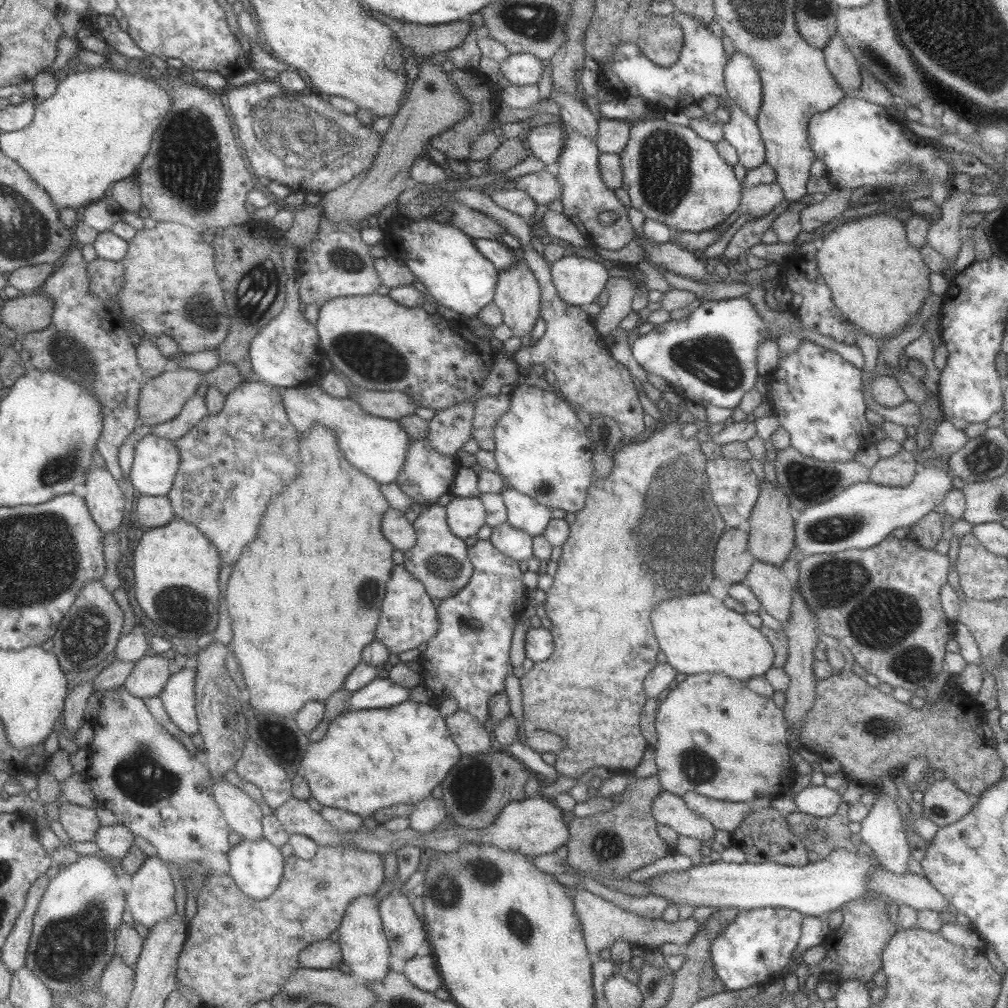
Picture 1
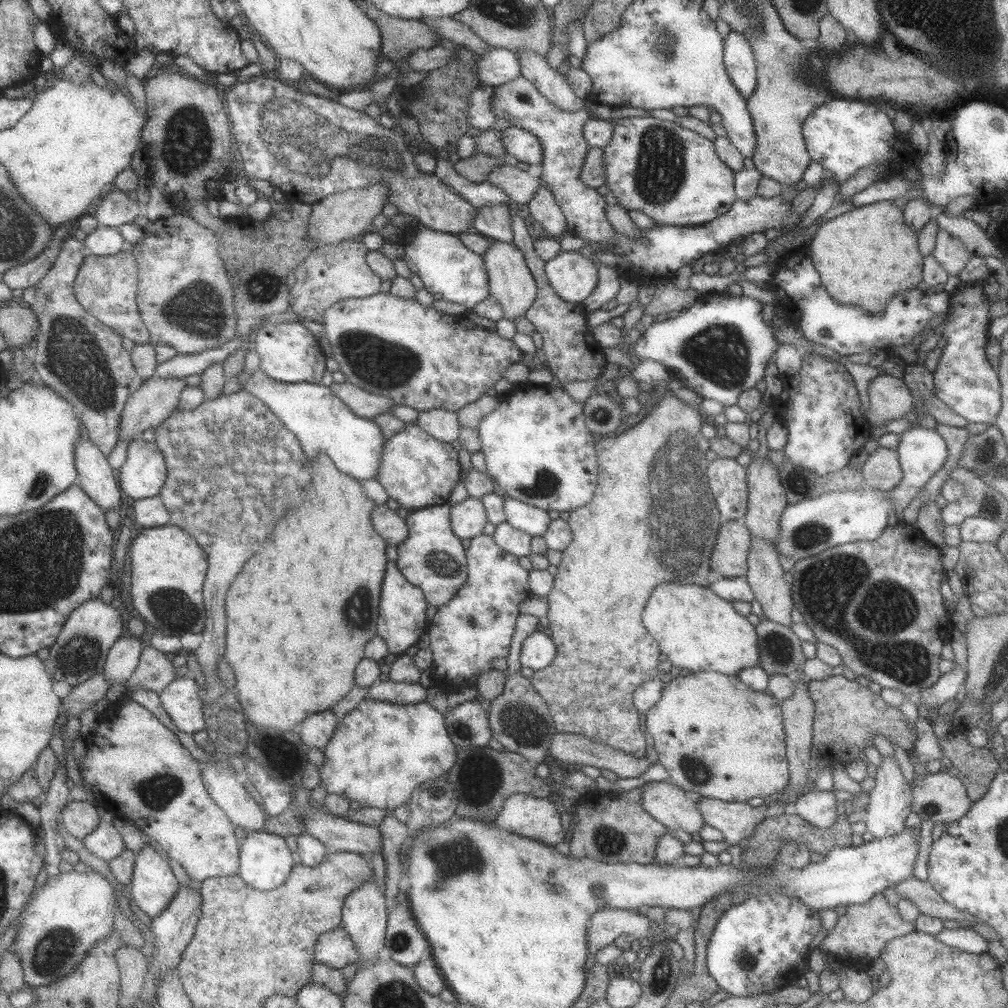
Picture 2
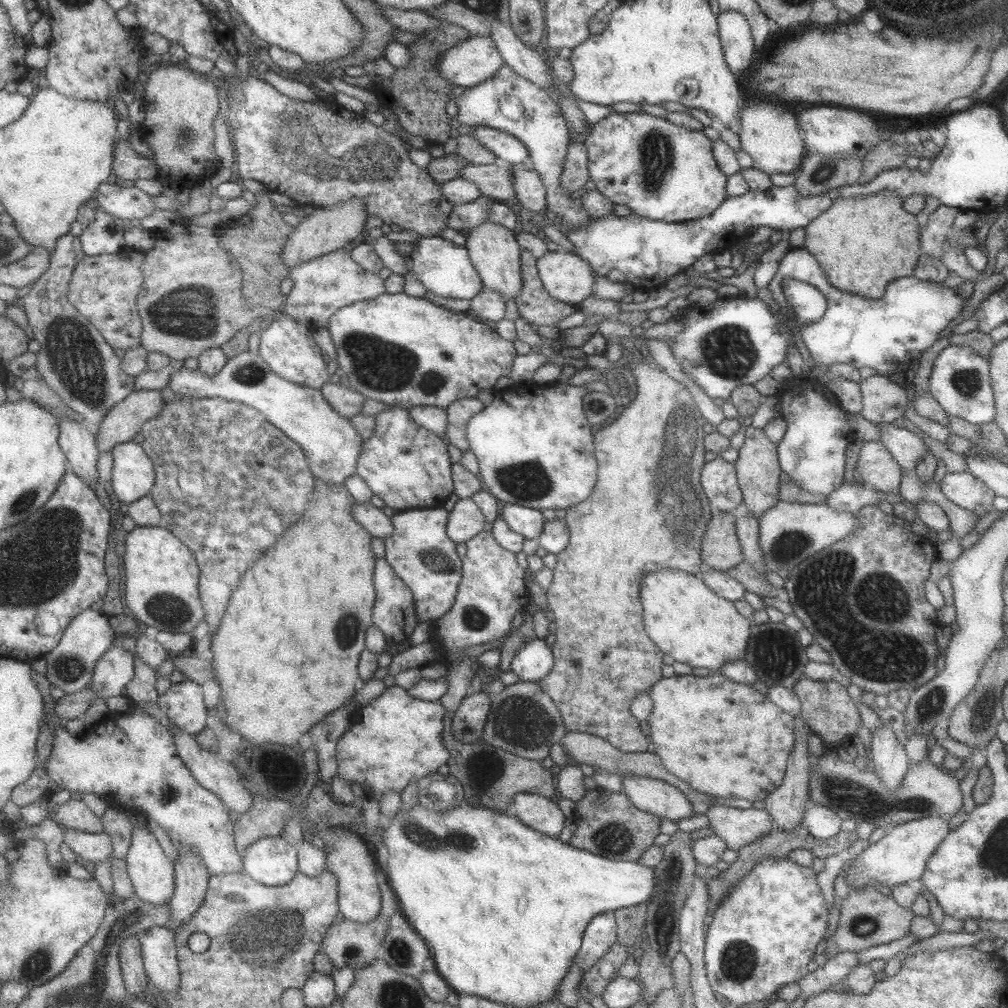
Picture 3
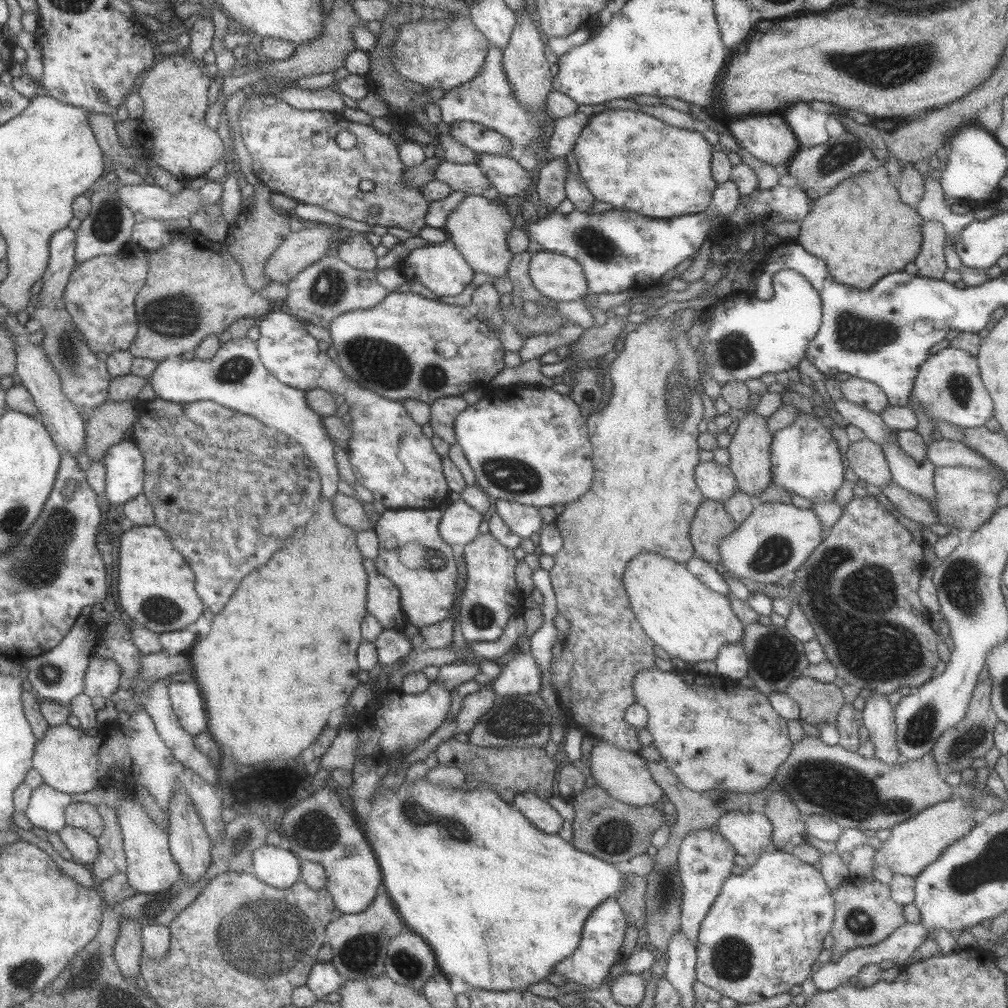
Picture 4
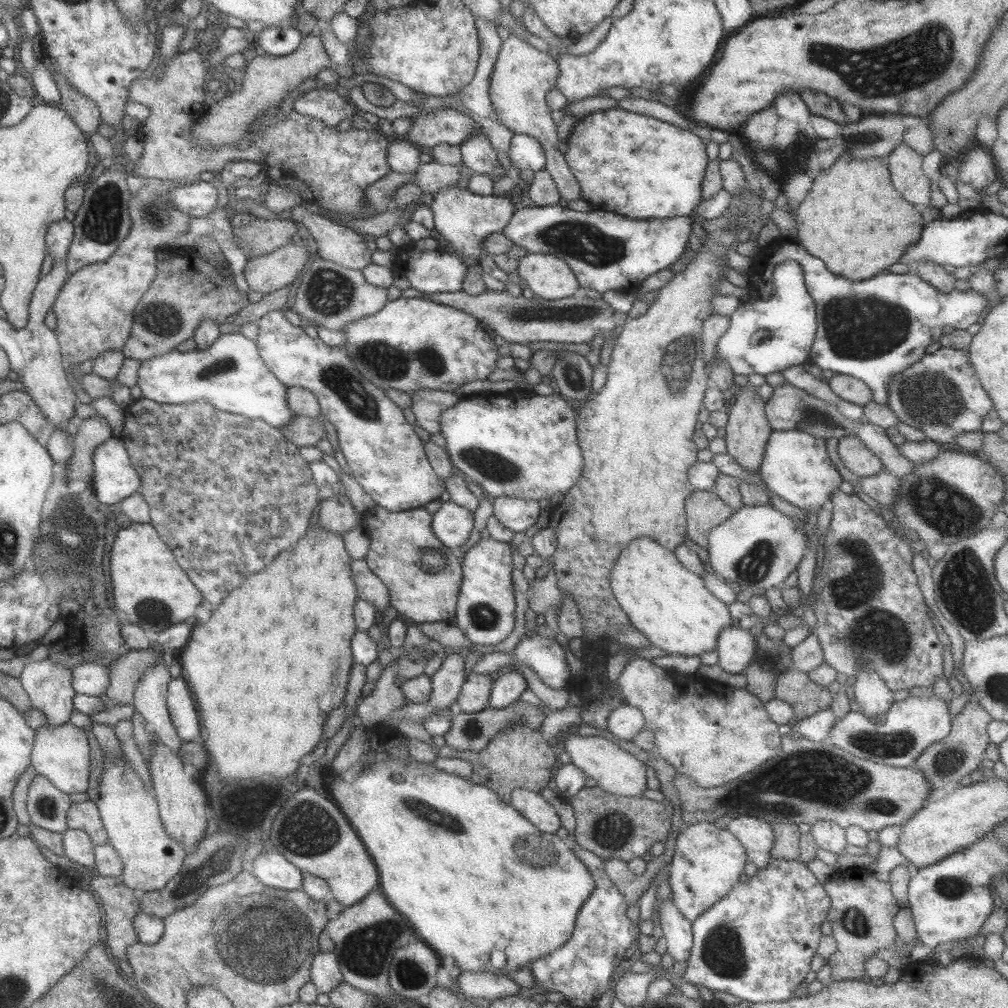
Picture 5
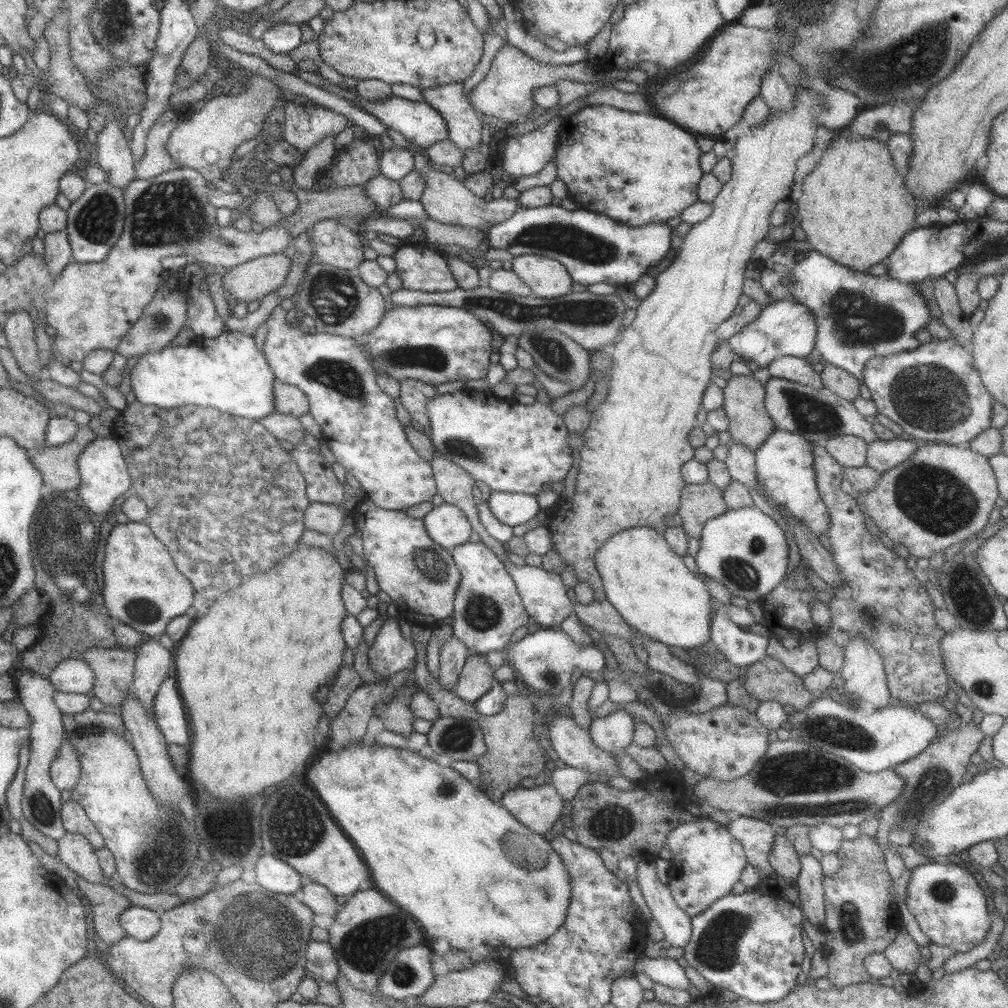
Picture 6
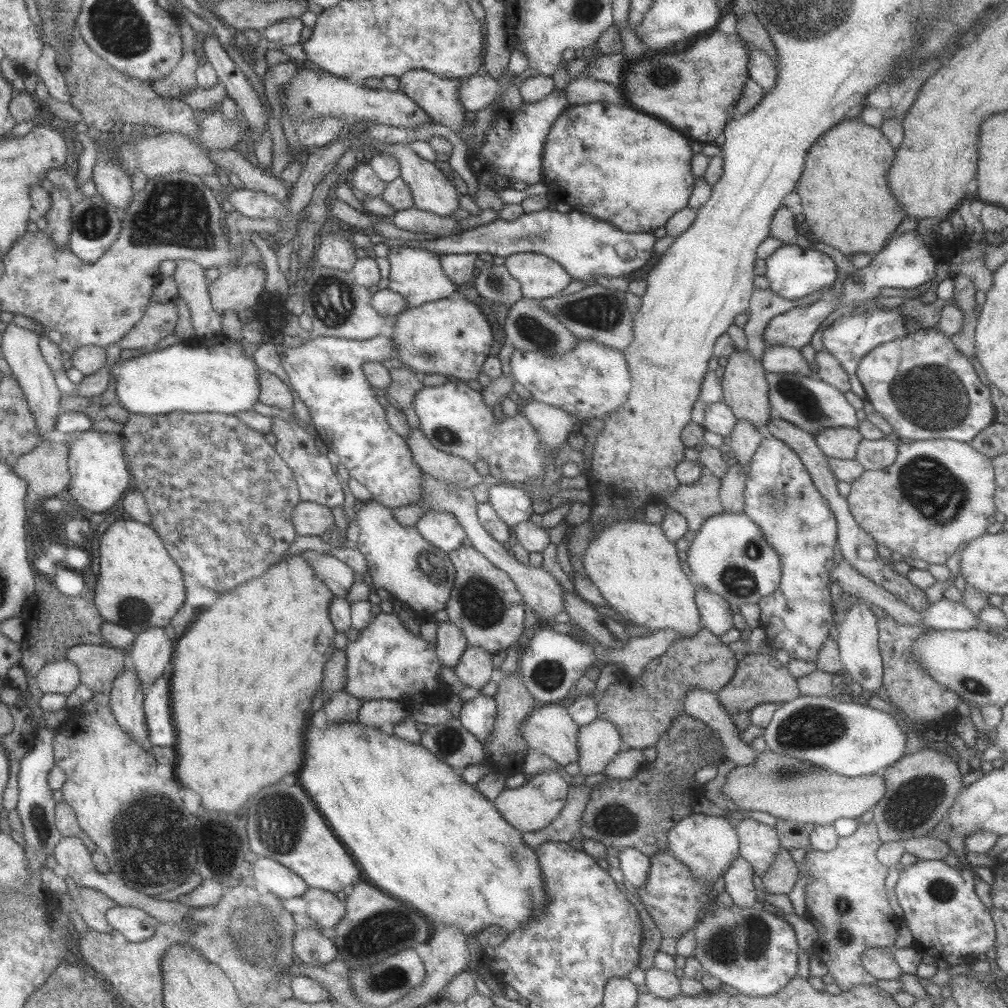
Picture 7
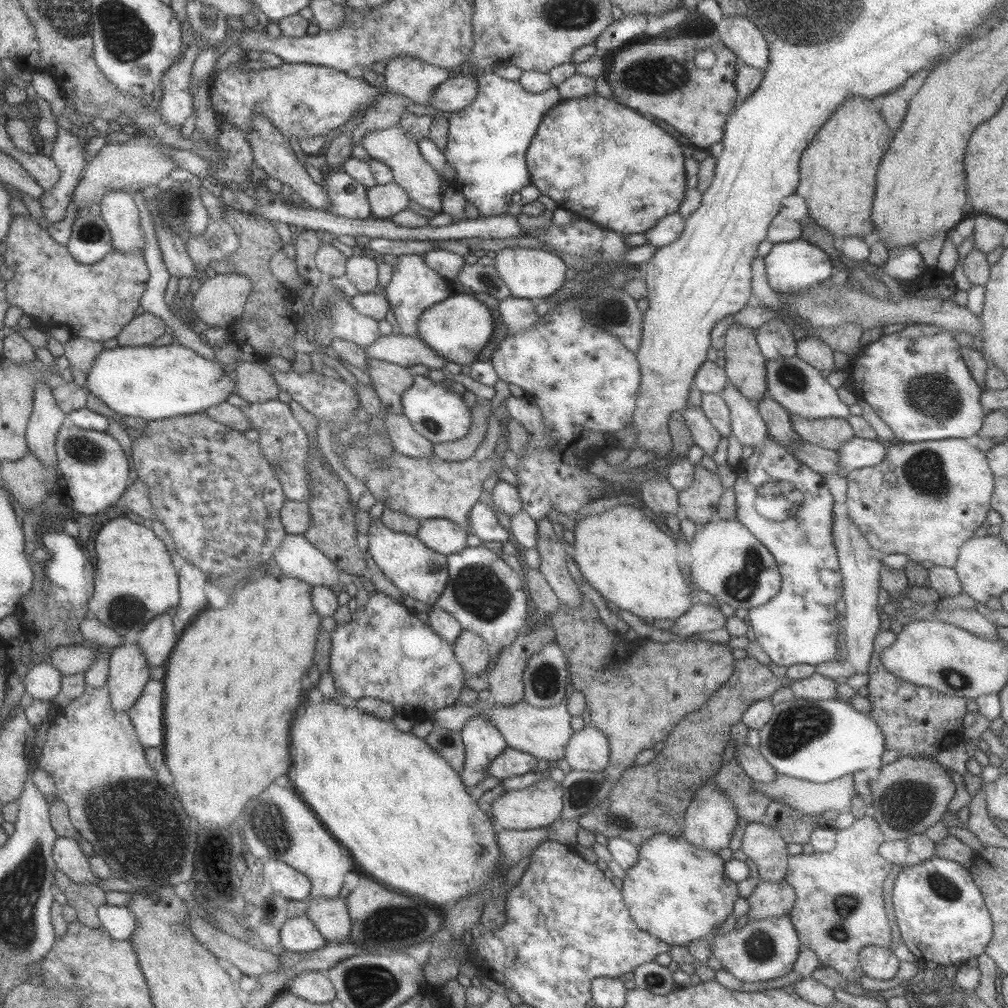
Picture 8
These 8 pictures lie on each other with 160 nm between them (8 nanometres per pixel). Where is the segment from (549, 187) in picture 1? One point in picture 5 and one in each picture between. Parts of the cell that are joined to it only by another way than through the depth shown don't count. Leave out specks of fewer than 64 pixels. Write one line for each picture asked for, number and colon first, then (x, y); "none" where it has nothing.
2: (520, 187)
3: (496, 180)
4: (467, 178)
5: (432, 177)

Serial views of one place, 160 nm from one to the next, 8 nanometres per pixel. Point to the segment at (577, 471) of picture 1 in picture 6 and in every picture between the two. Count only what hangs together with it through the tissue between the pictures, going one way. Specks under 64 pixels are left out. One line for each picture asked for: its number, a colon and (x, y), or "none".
2: (537, 447)
3: (539, 453)
4: (536, 451)
5: (528, 448)
6: (514, 447)

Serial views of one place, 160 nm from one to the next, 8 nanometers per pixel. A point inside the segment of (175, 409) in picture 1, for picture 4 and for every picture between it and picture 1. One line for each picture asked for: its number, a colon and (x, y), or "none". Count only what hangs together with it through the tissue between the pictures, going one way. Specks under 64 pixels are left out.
2: (146, 408)
3: (124, 420)
4: (107, 423)

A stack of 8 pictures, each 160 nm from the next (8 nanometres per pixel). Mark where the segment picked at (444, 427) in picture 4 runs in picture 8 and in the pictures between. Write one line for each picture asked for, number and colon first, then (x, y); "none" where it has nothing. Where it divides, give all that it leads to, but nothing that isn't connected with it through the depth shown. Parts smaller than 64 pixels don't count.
5: (427, 405)
6: (414, 394)
7: (404, 385)
8: (389, 380)

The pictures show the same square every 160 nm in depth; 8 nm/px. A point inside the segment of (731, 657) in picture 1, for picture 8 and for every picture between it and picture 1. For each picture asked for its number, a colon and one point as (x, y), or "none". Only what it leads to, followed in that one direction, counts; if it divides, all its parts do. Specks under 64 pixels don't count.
2: (698, 631)
3: (688, 621)
4: (677, 611)
5: (667, 602)
6: (647, 582)
7: (635, 566)
8: (622, 553)

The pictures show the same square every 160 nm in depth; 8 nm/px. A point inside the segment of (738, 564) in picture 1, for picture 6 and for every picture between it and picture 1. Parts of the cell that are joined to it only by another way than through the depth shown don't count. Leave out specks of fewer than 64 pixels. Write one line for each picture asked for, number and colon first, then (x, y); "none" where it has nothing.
2: (729, 556)
3: (720, 547)
4: (712, 522)
5: (704, 509)
6: (699, 502)

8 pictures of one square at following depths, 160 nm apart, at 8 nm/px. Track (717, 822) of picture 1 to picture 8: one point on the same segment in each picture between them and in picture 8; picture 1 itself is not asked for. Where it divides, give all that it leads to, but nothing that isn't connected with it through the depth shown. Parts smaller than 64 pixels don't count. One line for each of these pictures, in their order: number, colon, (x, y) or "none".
2: (732, 819)
3: (737, 827)
4: (751, 834)
5: (757, 836)
6: (756, 836)
7: (759, 843)
8: (764, 845)

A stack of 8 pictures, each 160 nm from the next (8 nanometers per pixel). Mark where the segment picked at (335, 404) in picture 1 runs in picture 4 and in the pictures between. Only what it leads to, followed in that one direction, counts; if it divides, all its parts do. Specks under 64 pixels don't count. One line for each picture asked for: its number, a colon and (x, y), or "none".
2: (321, 422)
3: (331, 444)
4: (235, 376)

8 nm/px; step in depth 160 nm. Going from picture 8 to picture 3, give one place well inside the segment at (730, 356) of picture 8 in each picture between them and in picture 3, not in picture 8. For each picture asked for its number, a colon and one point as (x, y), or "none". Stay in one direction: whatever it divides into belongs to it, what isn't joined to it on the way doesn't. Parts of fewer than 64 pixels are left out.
3: (758, 471)
4: (750, 451)
5: (748, 429)
6: (750, 423)
7: (745, 387)

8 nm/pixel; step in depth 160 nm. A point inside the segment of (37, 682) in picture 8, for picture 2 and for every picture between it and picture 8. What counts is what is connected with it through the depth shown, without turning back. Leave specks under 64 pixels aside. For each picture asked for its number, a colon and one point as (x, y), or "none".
2: (123, 658)
3: (115, 669)
4: (102, 678)
5: (92, 679)
6: (74, 676)
7: (62, 677)

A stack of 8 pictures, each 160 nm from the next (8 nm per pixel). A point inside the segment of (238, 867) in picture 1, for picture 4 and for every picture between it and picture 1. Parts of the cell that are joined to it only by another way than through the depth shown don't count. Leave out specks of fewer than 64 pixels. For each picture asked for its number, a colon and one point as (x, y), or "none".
2: (266, 861)
3: (272, 861)
4: (280, 868)

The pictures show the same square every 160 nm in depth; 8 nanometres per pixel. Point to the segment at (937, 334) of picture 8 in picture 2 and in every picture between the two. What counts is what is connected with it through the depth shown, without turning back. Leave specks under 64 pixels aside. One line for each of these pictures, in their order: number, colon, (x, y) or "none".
2: (964, 379)
3: (960, 381)
4: (948, 386)
5: (941, 394)
6: (934, 392)
7: (925, 388)

